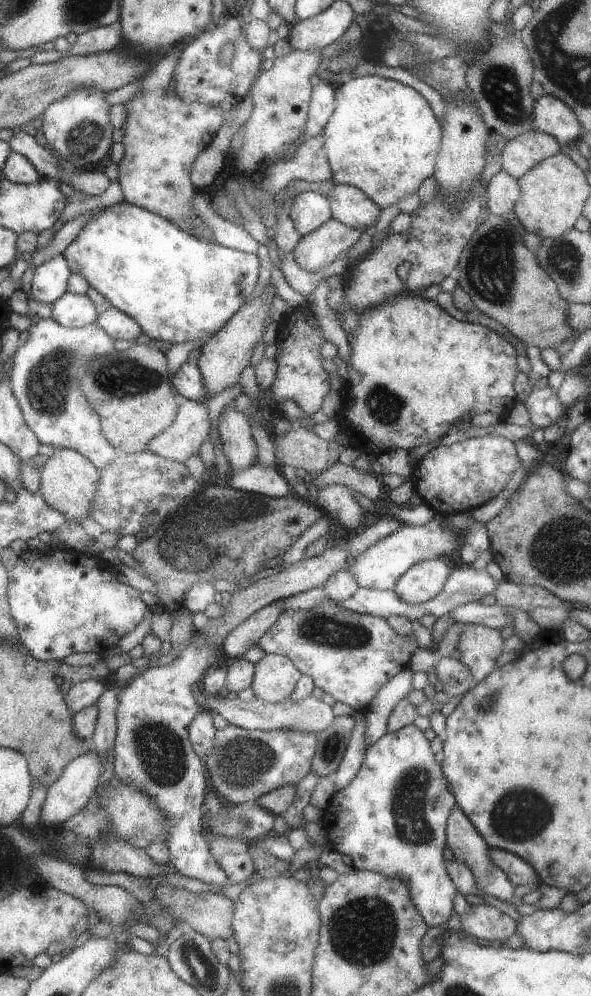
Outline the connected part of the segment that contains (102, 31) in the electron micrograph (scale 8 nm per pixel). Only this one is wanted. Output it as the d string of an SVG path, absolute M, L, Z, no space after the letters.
M115 25L97 27L76 36L75 42L70 44L67 55L92 55L109 52L120 44L119 29Z

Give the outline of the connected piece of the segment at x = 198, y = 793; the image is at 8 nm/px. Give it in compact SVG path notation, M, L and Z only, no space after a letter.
M195 631L189 643L168 664L142 669L127 686L117 695L117 708L114 712L116 729L112 742L111 759L113 777L120 783L128 784L134 789L150 796L158 809L168 818L168 834L165 844L169 851L170 863L176 872L189 878L196 878L205 884L225 886L228 884L225 873L209 856L208 838L200 830L200 814L203 810L203 794L207 786L206 768L202 760L193 752L187 736L187 725L201 710L194 699L193 684L199 684L201 677L209 667L224 660L220 649L209 646L204 638Z

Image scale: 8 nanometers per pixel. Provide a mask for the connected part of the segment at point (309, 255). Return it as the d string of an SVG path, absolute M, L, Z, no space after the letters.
M331 218L321 226L314 228L313 231L309 231L306 235L300 236L299 240L290 250L291 256L293 256L293 260L295 260L295 264L299 268L309 272L315 272L321 270L321 268L327 266L330 262L333 262L335 258L347 255L349 247L358 240L359 236L363 232L370 233L371 231L372 229L370 231L359 231Z

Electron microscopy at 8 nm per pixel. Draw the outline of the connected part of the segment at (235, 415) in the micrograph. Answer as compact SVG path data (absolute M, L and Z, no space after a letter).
M233 404L225 405L217 419L221 452L229 462L231 476L250 467L256 460L256 448L250 420L237 412Z

